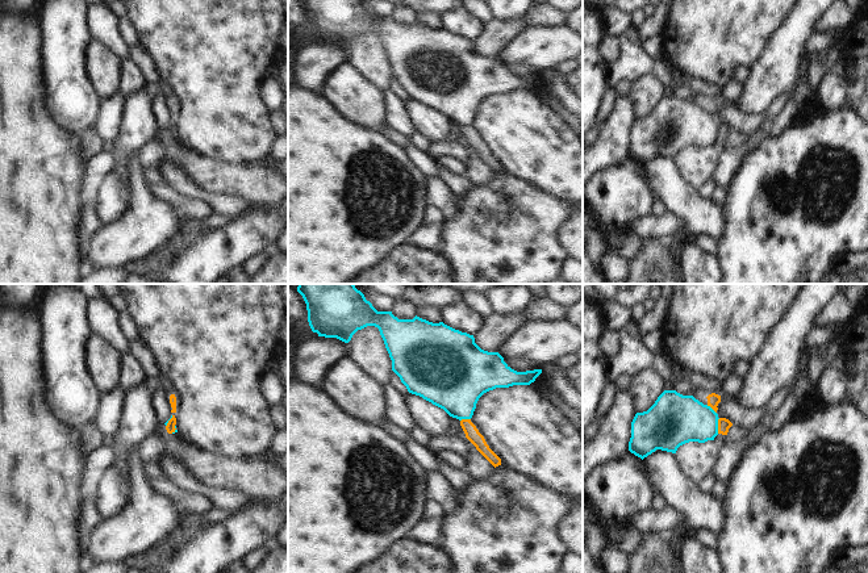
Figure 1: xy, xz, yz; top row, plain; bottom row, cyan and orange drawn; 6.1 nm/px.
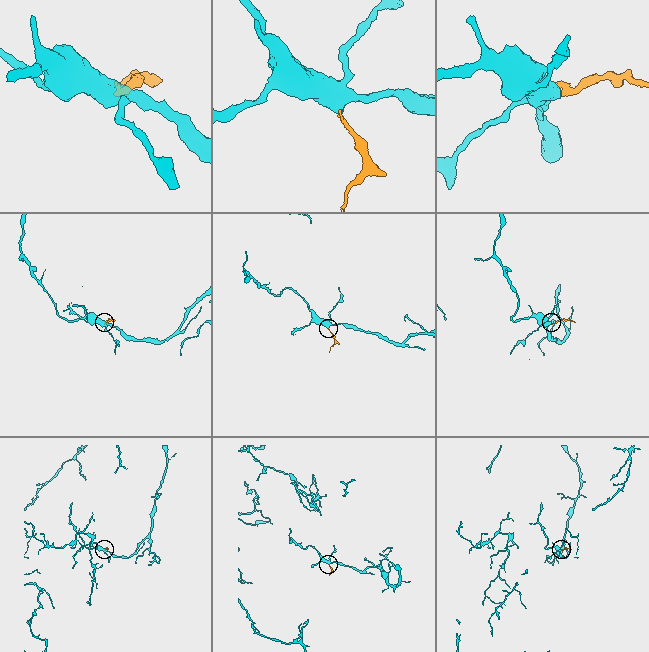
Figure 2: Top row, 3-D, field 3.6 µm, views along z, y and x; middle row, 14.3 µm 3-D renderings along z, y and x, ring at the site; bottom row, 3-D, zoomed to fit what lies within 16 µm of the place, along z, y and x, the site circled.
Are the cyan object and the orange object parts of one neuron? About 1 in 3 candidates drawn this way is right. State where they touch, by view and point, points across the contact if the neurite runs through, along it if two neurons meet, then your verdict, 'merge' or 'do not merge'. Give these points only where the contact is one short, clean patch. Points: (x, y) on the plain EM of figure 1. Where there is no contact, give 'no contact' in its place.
contact yz (717, 132); do not merge

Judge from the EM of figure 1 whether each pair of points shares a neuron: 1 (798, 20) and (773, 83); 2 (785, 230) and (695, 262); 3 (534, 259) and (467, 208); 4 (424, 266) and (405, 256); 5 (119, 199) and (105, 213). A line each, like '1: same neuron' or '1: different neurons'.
1: same neuron
2: different neurons
3: same neuron
4: same neuron
5: same neuron

